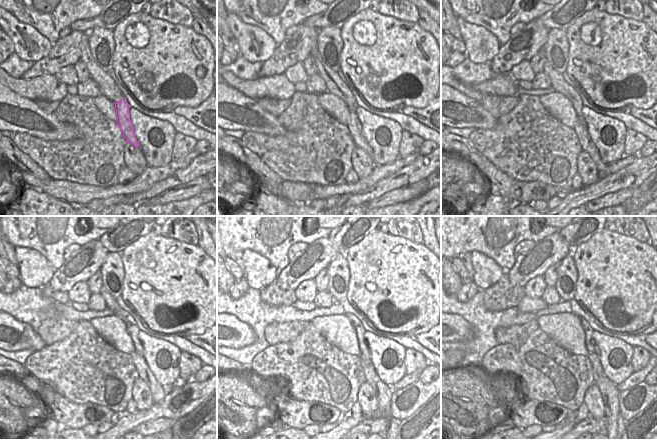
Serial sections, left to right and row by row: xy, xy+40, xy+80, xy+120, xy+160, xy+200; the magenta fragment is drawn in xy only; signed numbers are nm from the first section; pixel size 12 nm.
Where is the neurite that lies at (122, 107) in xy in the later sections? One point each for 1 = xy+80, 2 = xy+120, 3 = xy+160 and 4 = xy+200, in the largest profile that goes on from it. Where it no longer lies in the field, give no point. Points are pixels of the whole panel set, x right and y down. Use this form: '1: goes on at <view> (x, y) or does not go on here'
1: goes on at xy+80 (580, 128)
2: goes on at xy+120 (158, 392)
3: goes on at xy+160 (383, 392)
4: goes on at xy+200 (610, 395)

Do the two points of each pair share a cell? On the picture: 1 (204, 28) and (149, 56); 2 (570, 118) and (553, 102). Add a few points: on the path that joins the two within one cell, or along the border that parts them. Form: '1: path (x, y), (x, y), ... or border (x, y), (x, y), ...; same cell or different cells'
1: border (190, 27), (206, 38); different cells
2: path (566, 114), (557, 105); same cell

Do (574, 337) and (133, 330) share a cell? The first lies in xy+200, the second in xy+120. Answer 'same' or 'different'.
different

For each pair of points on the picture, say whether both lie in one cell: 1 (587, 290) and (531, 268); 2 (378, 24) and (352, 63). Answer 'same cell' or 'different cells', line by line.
1: different cells
2: same cell

